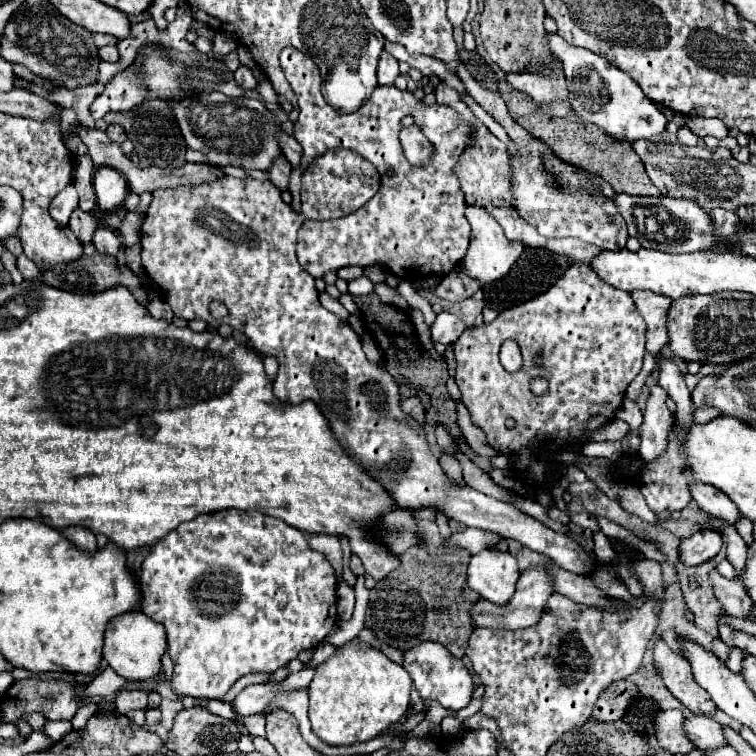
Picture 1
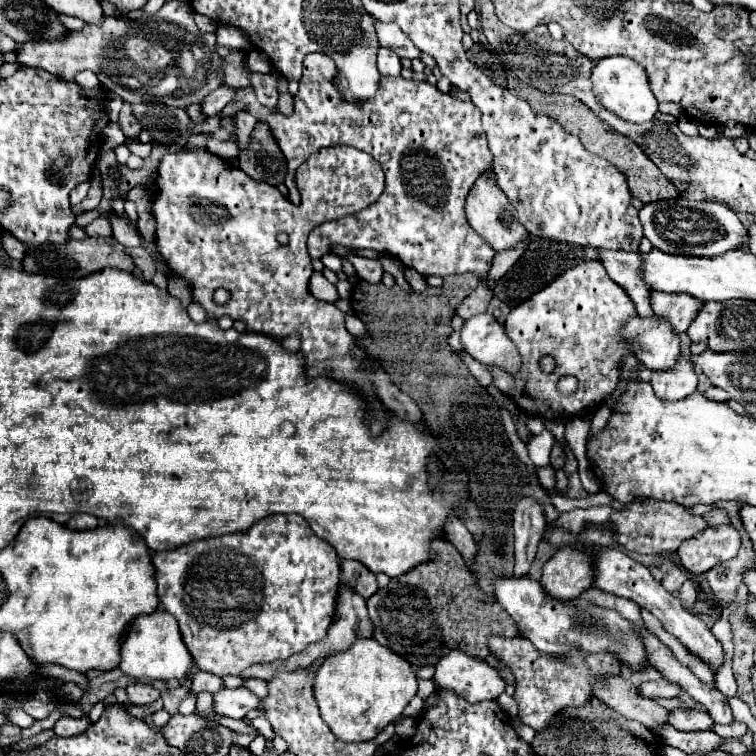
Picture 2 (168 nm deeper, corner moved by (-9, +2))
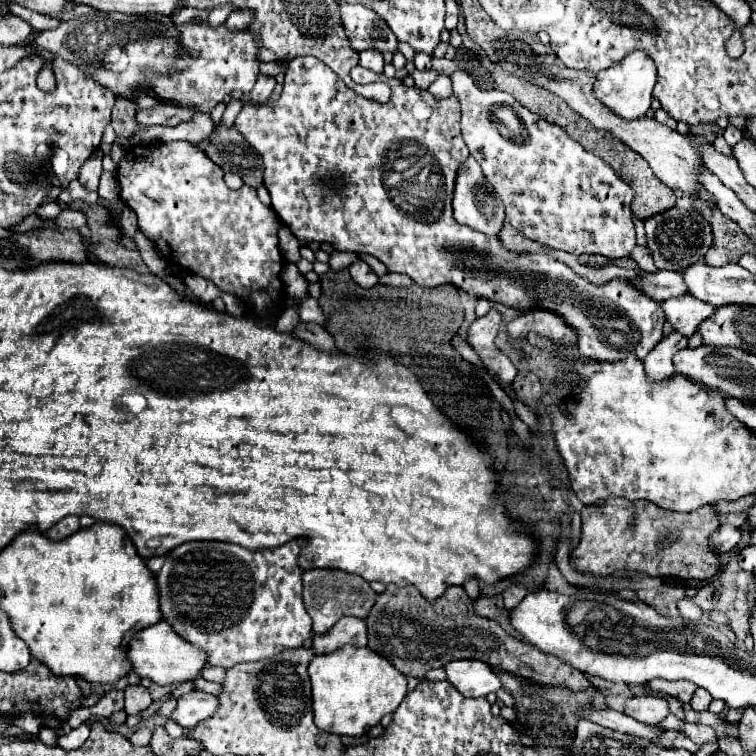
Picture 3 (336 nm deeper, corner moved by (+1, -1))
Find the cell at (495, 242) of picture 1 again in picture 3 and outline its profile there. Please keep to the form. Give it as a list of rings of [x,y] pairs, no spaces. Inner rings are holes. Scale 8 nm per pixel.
[[[470,157],[470,161],[464,161],[464,165],[460,167],[460,173],[458,173],[458,179],[456,179],[454,219],[460,225],[472,227],[472,229],[476,229],[488,237],[496,237],[504,225],[504,205],[502,205],[500,197],[496,197],[492,185],[488,185],[488,181],[484,181],[482,169],[472,157]]]

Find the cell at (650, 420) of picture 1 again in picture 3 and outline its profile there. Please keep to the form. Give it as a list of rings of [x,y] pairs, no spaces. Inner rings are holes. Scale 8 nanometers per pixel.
[[[672,331],[668,337],[664,337],[664,341],[660,341],[660,345],[656,345],[656,349],[652,349],[652,353],[648,353],[648,357],[644,359],[644,369],[646,369],[648,381],[664,383],[664,381],[672,379],[676,375],[672,357],[674,357],[674,353],[678,353],[684,347],[686,347],[684,335]]]

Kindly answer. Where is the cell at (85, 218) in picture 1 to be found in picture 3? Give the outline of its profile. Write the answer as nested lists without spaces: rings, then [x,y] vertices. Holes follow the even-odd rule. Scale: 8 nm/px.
[[[98,149],[96,153],[92,153],[92,157],[86,161],[86,165],[82,165],[80,169],[80,183],[88,189],[88,191],[96,191],[98,189],[98,179],[102,173],[102,151]]]

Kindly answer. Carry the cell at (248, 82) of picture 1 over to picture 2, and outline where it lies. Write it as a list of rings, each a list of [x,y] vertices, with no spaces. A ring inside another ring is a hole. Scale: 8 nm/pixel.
[[[218,88],[214,92],[210,92],[202,102],[200,102],[200,108],[202,108],[202,114],[204,116],[214,116],[218,114],[230,100],[236,98],[236,90],[230,90],[230,88]]]

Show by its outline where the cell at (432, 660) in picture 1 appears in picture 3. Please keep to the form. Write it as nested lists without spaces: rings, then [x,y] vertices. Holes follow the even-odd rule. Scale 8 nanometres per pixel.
[[[458,659],[444,665],[444,671],[446,671],[448,681],[464,697],[486,697],[488,693],[496,693],[502,687],[492,667],[484,661]]]

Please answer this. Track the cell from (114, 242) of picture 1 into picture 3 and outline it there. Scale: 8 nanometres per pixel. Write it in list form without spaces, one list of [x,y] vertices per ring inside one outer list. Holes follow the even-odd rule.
[[[62,209],[62,213],[56,217],[56,225],[62,227],[62,229],[82,229],[88,225],[88,219],[82,211],[78,209]]]

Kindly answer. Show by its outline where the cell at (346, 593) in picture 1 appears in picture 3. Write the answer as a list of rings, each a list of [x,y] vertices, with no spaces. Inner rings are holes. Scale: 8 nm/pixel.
[[[344,645],[336,653],[328,653],[320,657],[318,655],[310,661],[308,665],[308,675],[312,683],[312,709],[314,709],[314,721],[316,727],[334,733],[334,735],[348,735],[348,737],[362,737],[368,733],[374,725],[380,723],[380,719],[388,713],[394,713],[396,707],[402,703],[406,697],[406,677],[394,669],[390,661],[380,657],[368,647],[354,647],[354,645]]]

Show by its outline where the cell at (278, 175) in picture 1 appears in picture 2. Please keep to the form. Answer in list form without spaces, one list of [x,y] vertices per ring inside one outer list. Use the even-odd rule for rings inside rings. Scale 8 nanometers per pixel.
[[[266,122],[256,124],[250,136],[250,146],[240,148],[238,162],[240,170],[244,170],[250,178],[256,178],[258,182],[268,182],[272,186],[284,182],[286,160]]]

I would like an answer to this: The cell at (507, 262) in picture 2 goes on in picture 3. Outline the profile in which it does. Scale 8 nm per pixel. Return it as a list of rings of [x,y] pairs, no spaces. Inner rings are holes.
[[[508,221],[504,223],[504,229],[500,231],[500,241],[508,251],[520,251],[520,253],[542,253],[542,245],[530,241],[528,237],[524,237],[522,233],[518,233],[512,225],[508,225]]]

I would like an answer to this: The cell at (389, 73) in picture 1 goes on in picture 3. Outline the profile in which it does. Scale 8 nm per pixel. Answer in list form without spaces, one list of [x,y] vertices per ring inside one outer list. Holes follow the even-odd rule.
[[[360,51],[360,65],[374,71],[374,73],[382,73],[384,69],[384,57],[380,51]]]

